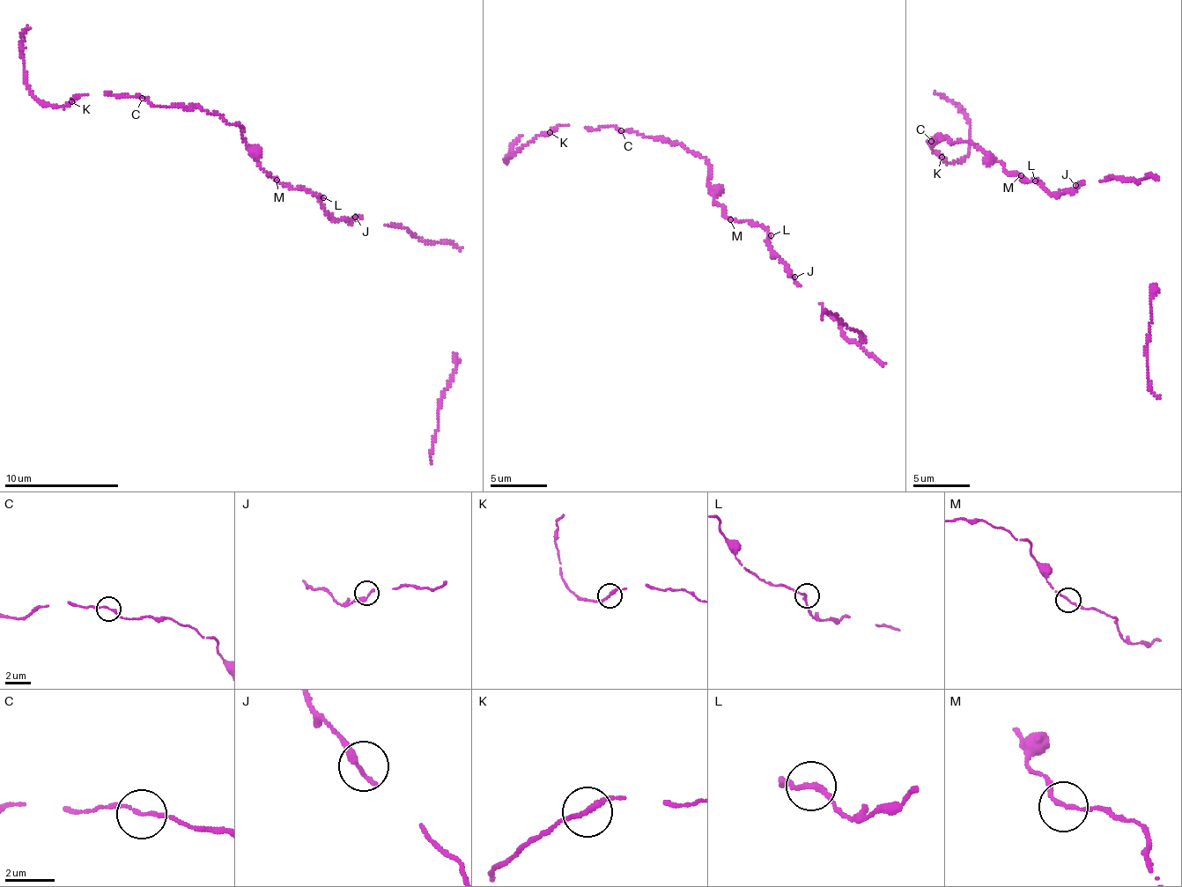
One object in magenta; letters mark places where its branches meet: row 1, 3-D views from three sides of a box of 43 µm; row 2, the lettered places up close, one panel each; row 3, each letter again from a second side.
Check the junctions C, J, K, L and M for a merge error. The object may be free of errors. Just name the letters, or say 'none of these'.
none of these

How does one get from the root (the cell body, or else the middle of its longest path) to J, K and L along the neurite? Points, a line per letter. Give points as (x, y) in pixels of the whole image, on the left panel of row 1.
J: (301, 190), (310, 189), (320, 196), (321, 208), (336, 219), (349, 222), (355, 217)
K: (301, 190), (271, 177), (239, 125), (198, 107), (151, 107), (143, 98), (116, 95), (79, 95), (72, 102)
L: (301, 190), (310, 189), (316, 196), (323, 197)

